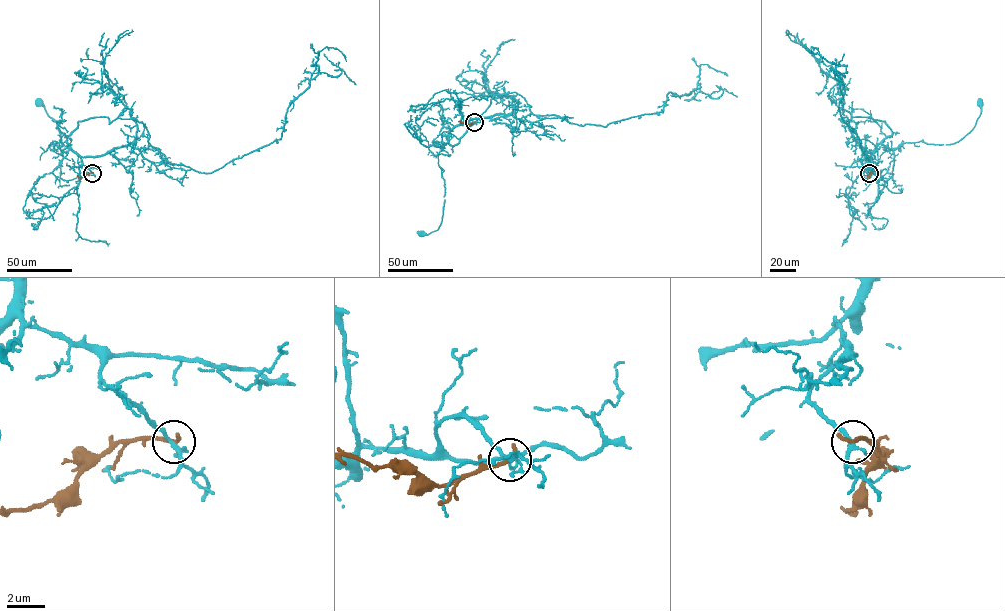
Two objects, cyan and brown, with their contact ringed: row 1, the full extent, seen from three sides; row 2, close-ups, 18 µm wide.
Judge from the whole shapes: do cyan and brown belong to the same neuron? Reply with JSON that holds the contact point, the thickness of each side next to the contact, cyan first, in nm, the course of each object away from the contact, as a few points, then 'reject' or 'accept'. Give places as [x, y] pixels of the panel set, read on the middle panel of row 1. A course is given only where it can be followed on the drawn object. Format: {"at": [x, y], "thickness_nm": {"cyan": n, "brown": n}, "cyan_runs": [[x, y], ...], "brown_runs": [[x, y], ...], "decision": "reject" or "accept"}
{"at": [474, 122], "thickness_nm": {"cyan": 180, "brown": 280}, "cyan_runs": [[474, 122], [470, 119], [455, 127], [440, 151], [438, 164], [445, 188], [441, 222], [438, 229], [422, 233]], "brown_runs": [[474, 122], [458, 121]], "decision": "reject"}

